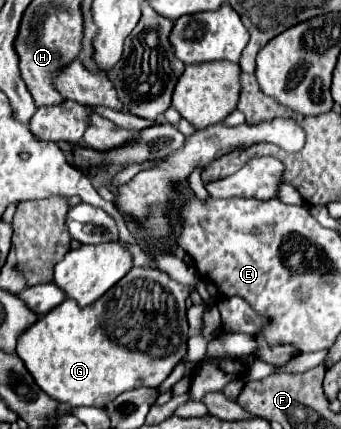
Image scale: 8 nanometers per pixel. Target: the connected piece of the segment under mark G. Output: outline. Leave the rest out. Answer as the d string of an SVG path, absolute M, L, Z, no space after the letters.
M133 267L127 277L111 287L99 301L95 301L95 305L79 309L75 301L65 299L59 307L41 317L19 337L17 355L23 359L27 371L31 371L35 383L59 403L67 403L71 407L105 407L123 391L135 387L159 387L183 359L189 337L185 317L185 301L189 295L189 287L173 281L163 271Z

